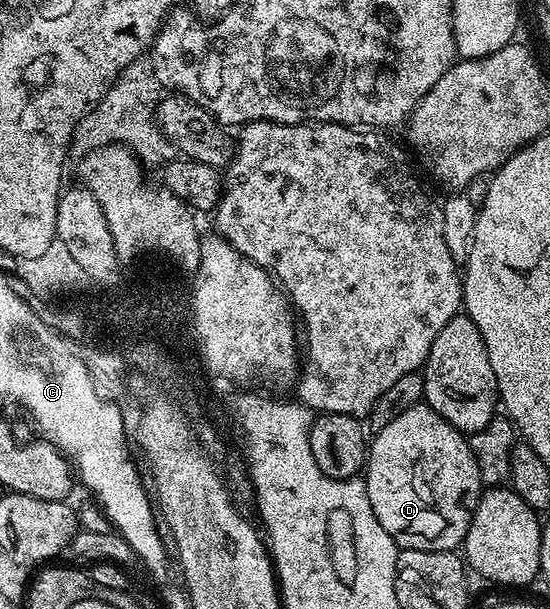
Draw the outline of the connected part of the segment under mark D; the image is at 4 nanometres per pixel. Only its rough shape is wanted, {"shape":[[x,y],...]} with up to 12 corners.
{"shape":[[420,404],[374,431],[373,516],[404,550],[462,547],[484,485]]}

